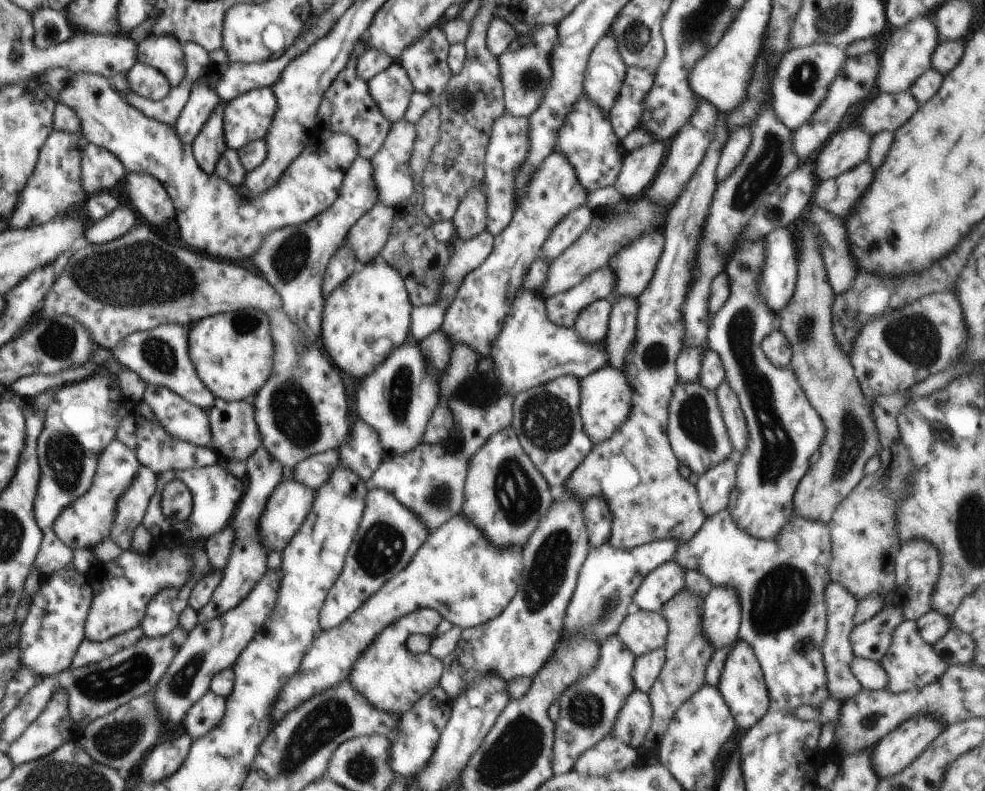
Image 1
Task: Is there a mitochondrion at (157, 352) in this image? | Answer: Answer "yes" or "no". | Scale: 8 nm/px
yes

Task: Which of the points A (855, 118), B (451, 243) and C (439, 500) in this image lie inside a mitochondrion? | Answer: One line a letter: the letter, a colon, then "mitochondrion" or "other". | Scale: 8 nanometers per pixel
A: other
B: other
C: mitochondrion

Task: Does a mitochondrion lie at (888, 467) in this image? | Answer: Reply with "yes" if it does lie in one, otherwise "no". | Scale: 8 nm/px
no

